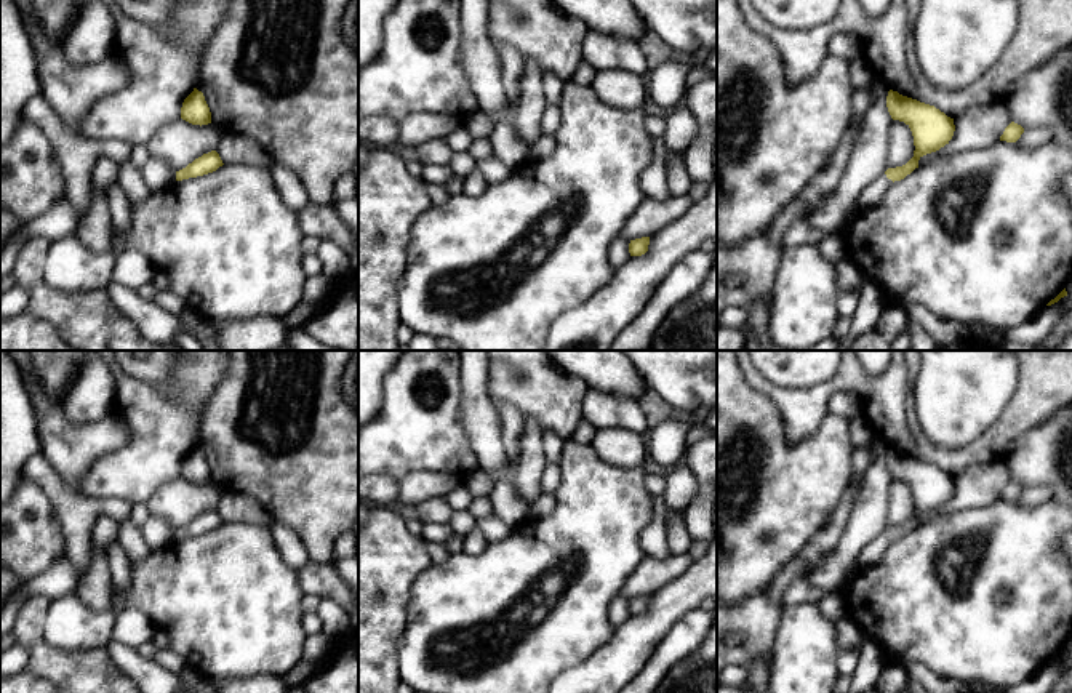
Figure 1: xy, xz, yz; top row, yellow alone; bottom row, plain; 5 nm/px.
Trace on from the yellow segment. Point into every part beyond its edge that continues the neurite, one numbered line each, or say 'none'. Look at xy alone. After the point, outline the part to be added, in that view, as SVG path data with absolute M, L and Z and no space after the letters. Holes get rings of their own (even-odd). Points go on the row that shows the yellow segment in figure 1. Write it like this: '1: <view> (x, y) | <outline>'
none

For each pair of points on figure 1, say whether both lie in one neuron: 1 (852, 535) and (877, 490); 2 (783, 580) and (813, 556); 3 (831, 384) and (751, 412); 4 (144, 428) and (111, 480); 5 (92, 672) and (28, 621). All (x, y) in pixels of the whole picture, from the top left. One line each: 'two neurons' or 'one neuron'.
1: one neuron
2: one neuron
3: two neurons
4: one neuron
5: one neuron

